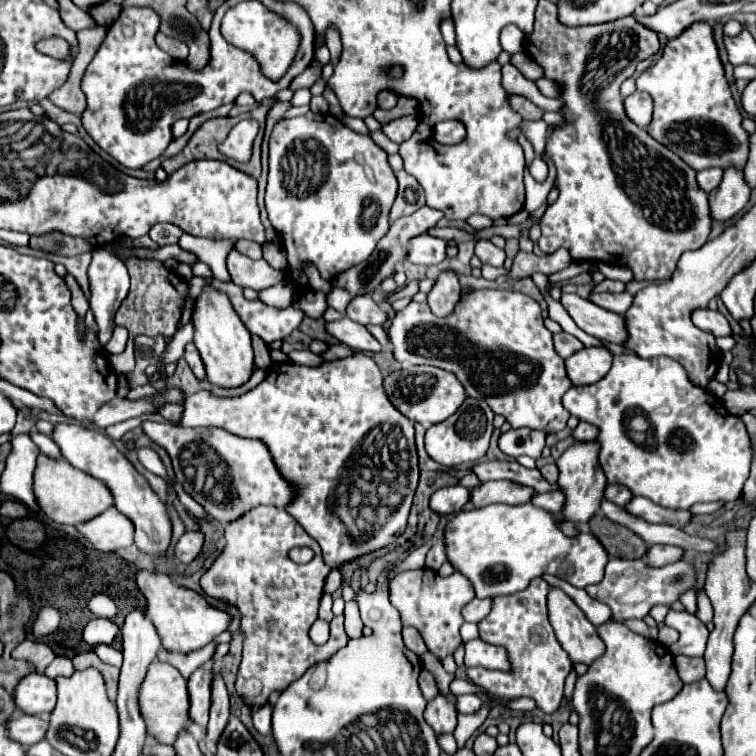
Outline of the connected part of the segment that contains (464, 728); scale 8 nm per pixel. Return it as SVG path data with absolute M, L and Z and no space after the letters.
M481 706L479 712L469 714L469 716L459 714L459 724L457 724L455 732L453 732L453 736L455 736L455 740L457 740L457 748L463 748L463 746L465 746L465 742L467 742L467 740L475 734L475 730L485 722L487 714L489 714L489 706Z

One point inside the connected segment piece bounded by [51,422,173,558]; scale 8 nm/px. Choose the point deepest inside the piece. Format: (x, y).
(83, 447)

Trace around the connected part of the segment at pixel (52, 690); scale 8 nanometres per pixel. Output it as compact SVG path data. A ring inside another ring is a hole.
M29 674L25 676L17 690L15 690L15 702L19 710L25 714L51 714L57 702L57 686L55 680L47 678L45 674Z

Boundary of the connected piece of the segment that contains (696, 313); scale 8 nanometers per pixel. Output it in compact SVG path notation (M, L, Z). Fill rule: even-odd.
M699 308L699 310L693 310L691 314L691 320L697 328L705 330L705 332L711 332L715 336L729 336L731 334L731 328L729 328L729 322L725 320L725 316L717 310L709 310L709 308Z

